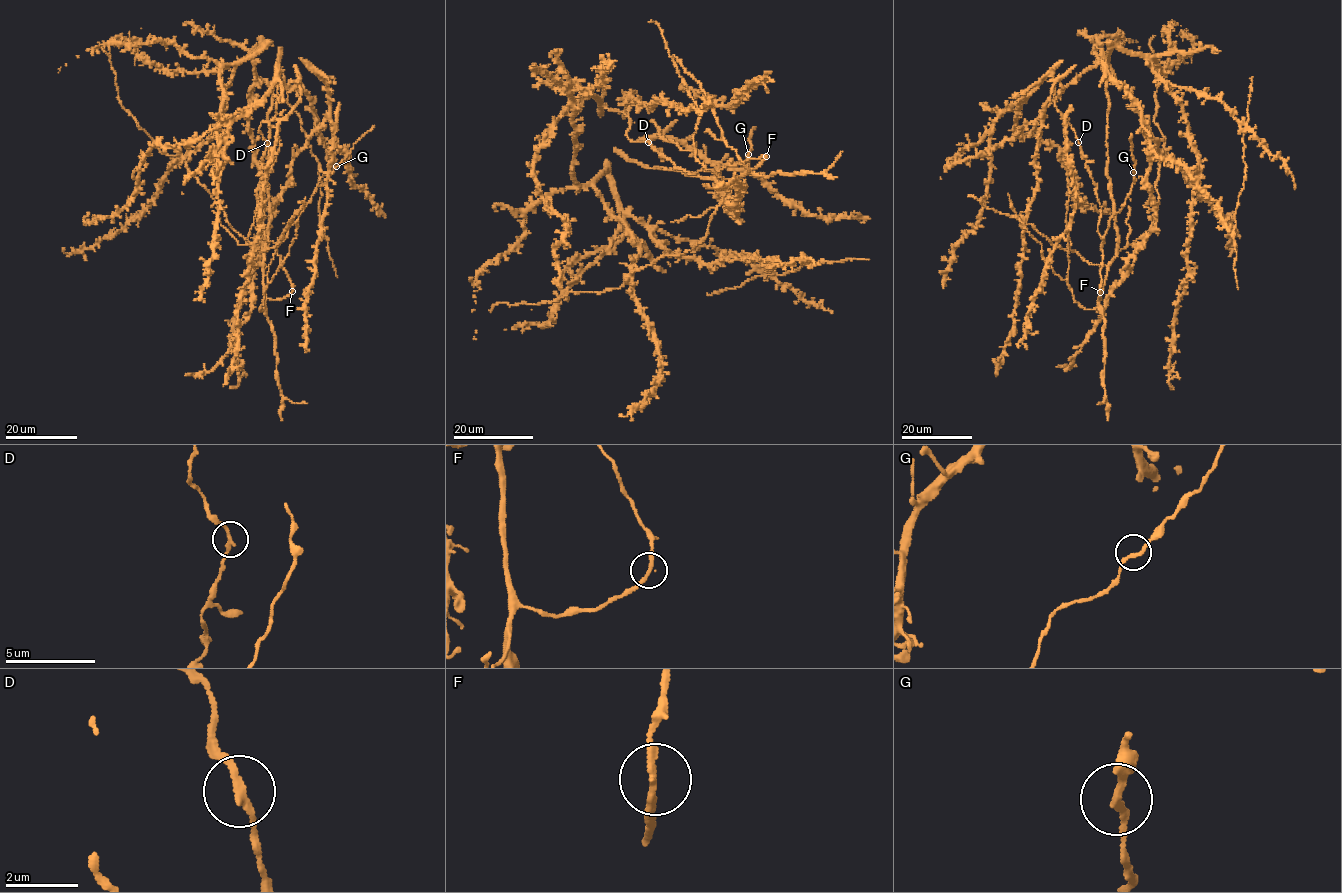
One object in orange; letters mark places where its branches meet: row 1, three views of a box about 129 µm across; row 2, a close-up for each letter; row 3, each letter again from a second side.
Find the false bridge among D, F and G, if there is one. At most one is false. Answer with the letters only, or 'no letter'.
no letter

